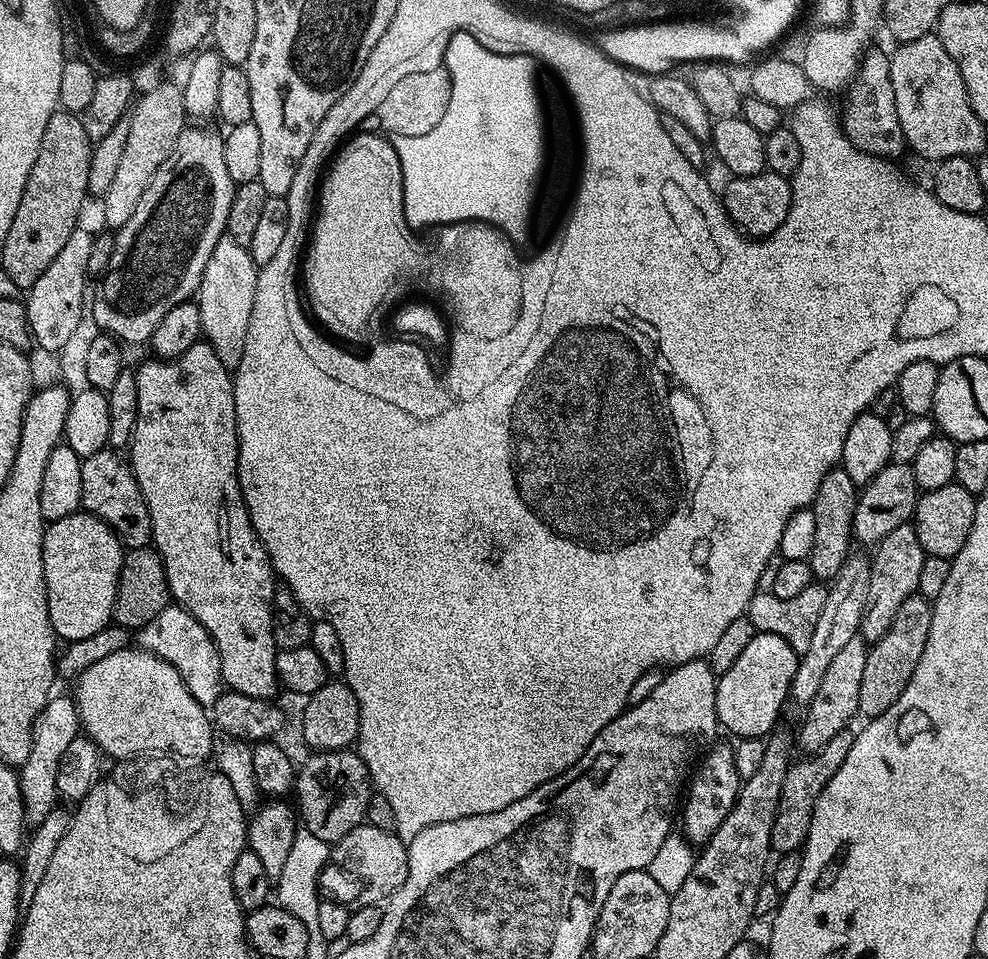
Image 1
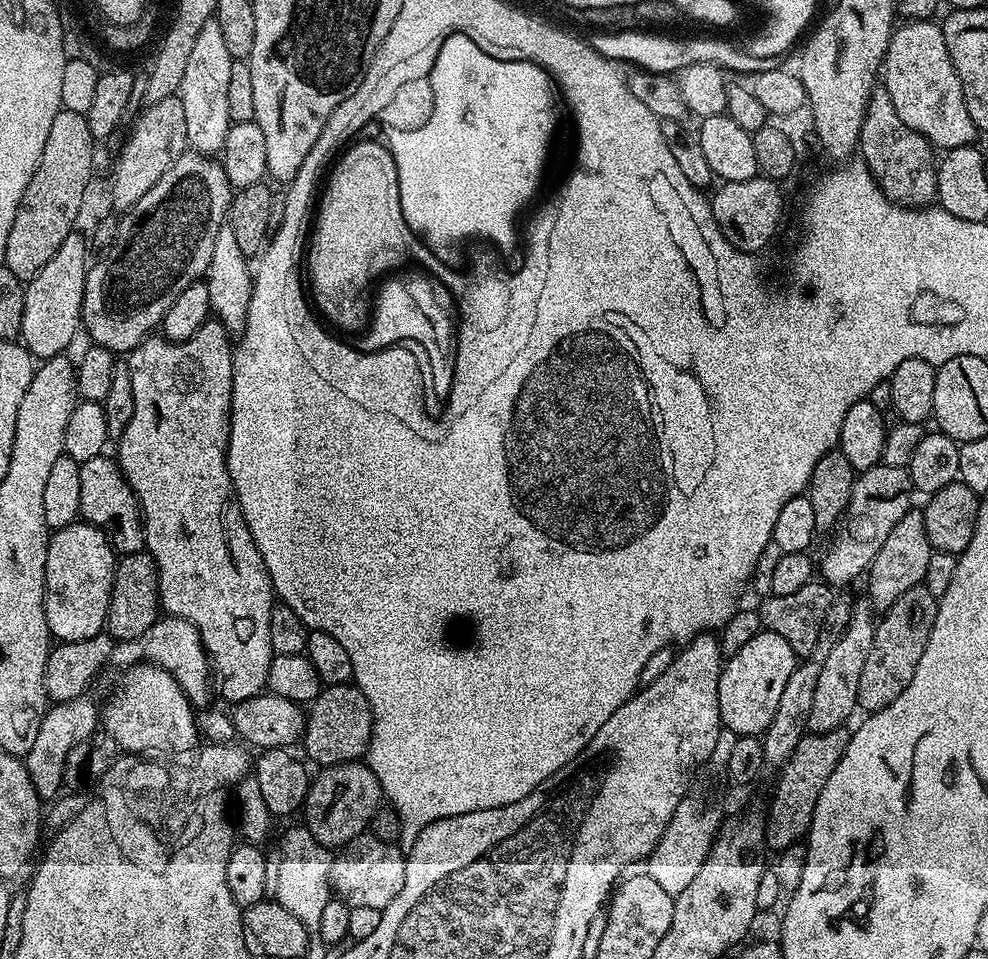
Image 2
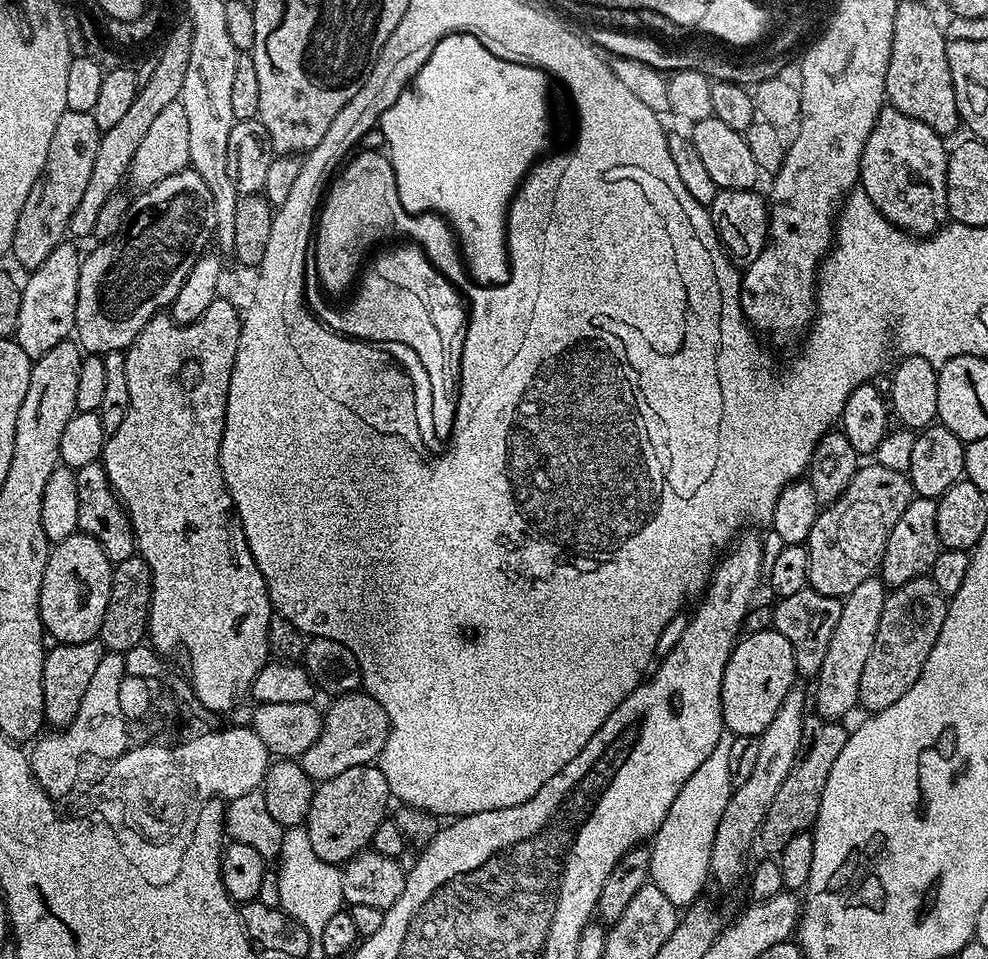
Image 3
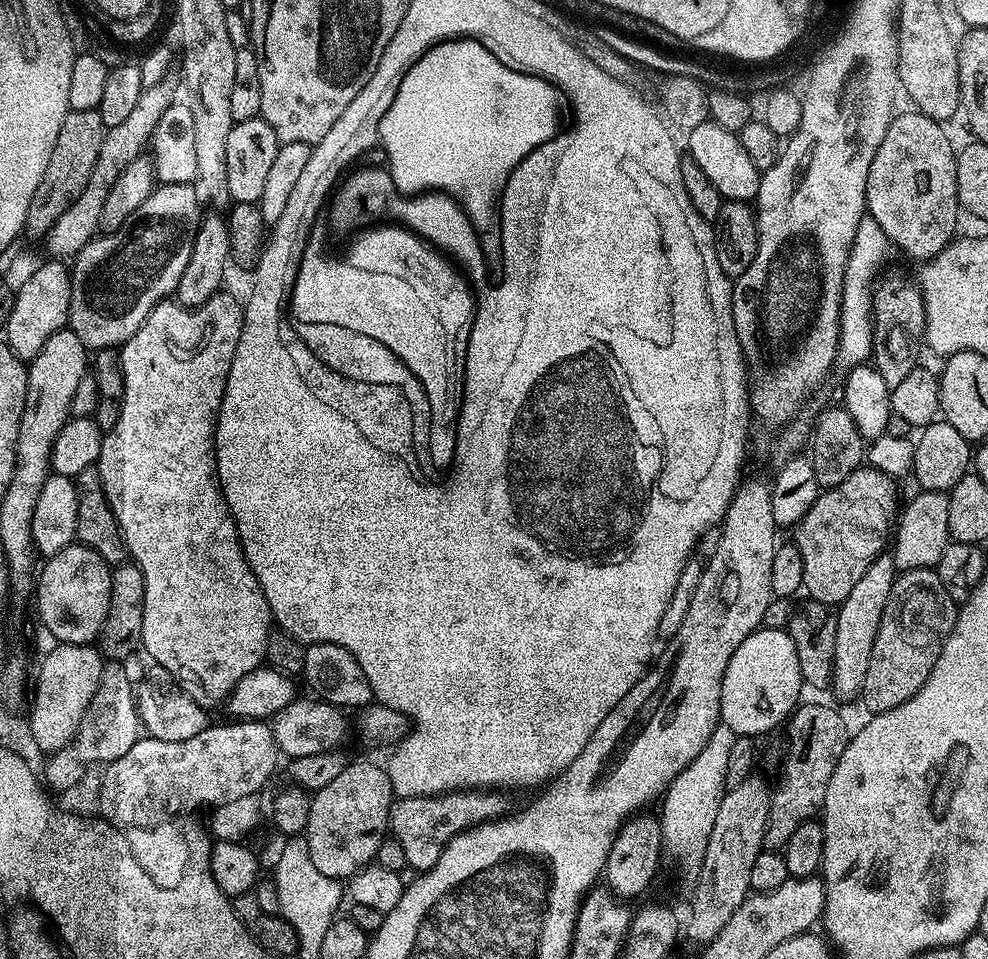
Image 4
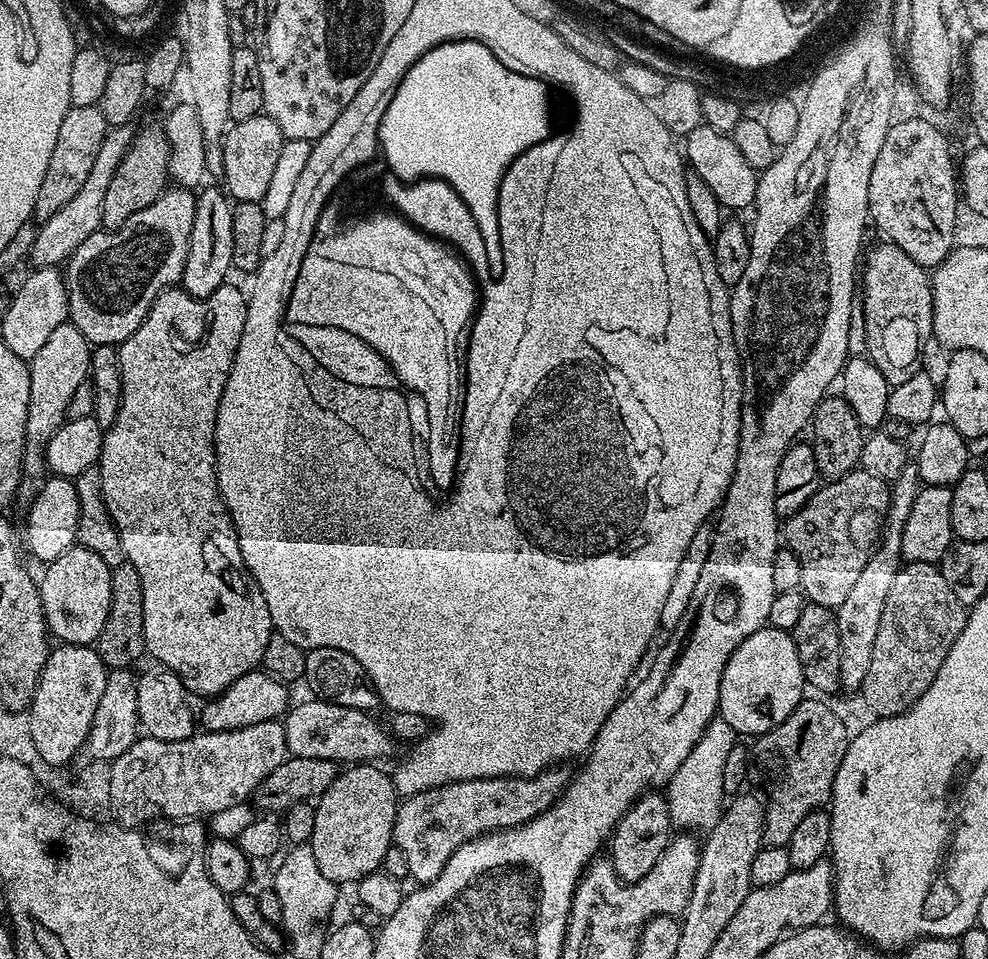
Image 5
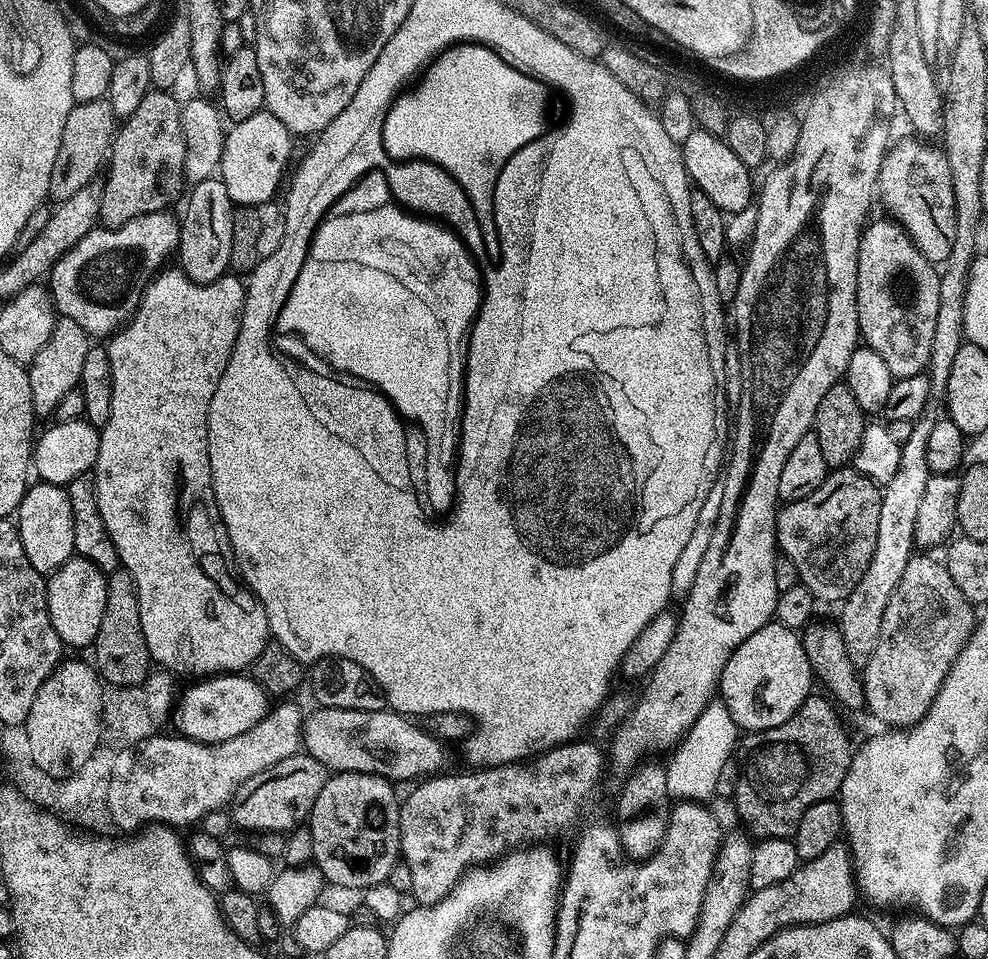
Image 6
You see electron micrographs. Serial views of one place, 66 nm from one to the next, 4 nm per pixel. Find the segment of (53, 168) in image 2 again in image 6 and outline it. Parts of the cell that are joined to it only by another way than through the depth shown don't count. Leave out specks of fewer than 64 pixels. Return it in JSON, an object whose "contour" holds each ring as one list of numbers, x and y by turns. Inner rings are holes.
{"contour":[[107,99,94,102,73,103,70,114,66,114,66,126,62,126,62,142,58,146,58,158,54,158,54,170,50,174,50,186,48,187,48,200,59,202,66,198,74,198,78,190,82,190,87,184,97,179,96,174,105,167,110,155,110,149,117,131,118,121,110,110]]}

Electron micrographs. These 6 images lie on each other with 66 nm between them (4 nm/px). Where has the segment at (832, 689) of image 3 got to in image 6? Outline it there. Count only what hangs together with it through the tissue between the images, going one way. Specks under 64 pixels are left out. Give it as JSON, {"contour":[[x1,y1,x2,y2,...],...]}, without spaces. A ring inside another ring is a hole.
{"contour":[[925,410,914,421,909,440,900,445,898,471,882,486,880,493,882,510,878,513,878,542,874,542,874,554,870,554,870,562,858,586,854,586,852,593,839,605,838,627,842,642,846,642,850,662,860,670,867,666,870,654,874,654,878,630,882,630,882,614,886,614,886,602,890,602,890,594,894,594,894,586,898,586,906,562,910,562,914,555,914,526,930,475,926,466,926,438,930,438,930,430,934,430,936,421,937,417,931,416,931,411]]}

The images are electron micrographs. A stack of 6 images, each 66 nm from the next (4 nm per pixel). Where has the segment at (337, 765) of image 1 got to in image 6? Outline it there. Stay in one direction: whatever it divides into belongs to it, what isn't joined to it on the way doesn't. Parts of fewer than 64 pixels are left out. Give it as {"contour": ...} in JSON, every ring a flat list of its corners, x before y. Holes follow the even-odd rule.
{"contour":[[372,772,329,775,312,807,306,827,312,831,315,867,329,884,373,888,387,881,400,855,400,805,393,781]]}

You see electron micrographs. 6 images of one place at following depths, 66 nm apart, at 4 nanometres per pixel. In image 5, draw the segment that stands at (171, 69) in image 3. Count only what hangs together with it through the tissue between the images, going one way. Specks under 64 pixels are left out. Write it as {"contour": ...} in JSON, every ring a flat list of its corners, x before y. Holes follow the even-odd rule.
{"contour":[[128,126,109,127,106,138,102,142,102,147,98,149,98,158,94,158,94,167,90,170,90,175,86,178,82,190,54,214,54,218,43,221,39,225,36,237,30,253,31,263,38,268,55,268,63,265,90,238,90,234,101,231,102,228,102,202,106,198,106,189,110,186,110,181,114,179,114,170,122,162,122,158,128,152,128,147,132,144,133,129]]}

